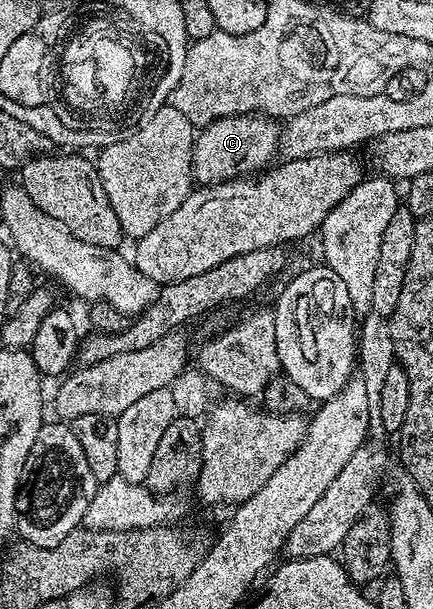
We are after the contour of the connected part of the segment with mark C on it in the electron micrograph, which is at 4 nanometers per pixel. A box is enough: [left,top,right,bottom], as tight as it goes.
[194,113,280,185]

